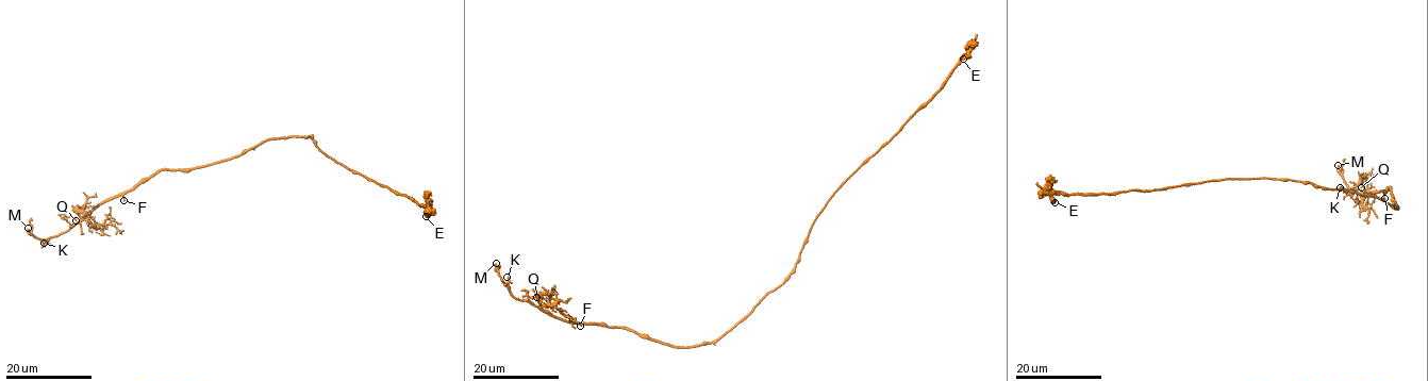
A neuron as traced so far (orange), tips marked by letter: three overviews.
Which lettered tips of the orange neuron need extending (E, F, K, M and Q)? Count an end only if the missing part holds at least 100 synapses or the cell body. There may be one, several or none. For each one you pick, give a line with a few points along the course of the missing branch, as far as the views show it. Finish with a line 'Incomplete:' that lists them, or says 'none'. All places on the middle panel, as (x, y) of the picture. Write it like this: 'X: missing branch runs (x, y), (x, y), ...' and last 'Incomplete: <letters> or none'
M: missing branch runs (496, 263), (485, 259), (478, 263), (475, 279)
Incomplete: M

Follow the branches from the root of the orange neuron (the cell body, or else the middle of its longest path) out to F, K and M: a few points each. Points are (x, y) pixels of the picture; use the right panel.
F: (1342, 189), (1366, 194), (1397, 208), (1391, 186), (1383, 194), (1384, 198)
K: (1342, 189), (1366, 194), (1396, 209), (1398, 206), (1391, 186), (1387, 192), (1376, 189), (1362, 195), (1340, 187)
M: (1342, 189), (1398, 206), (1391, 186), (1362, 195), (1349, 188), (1338, 165)

